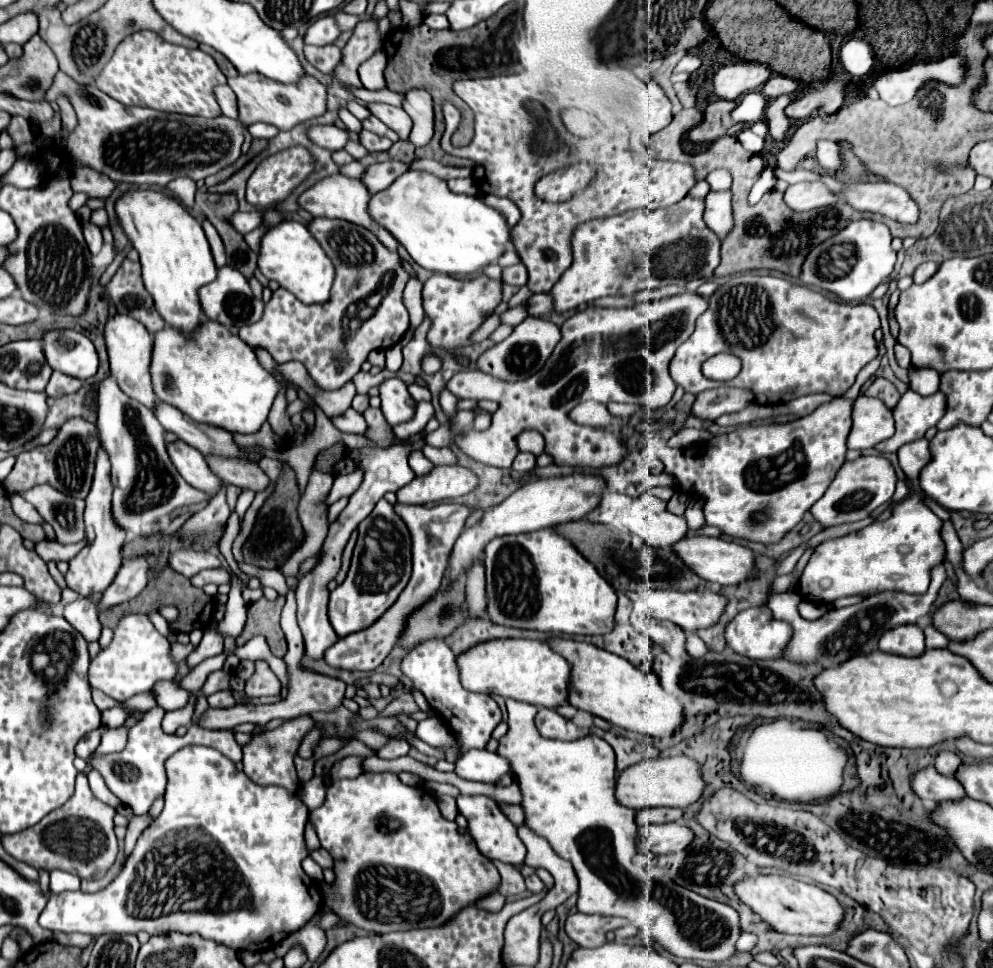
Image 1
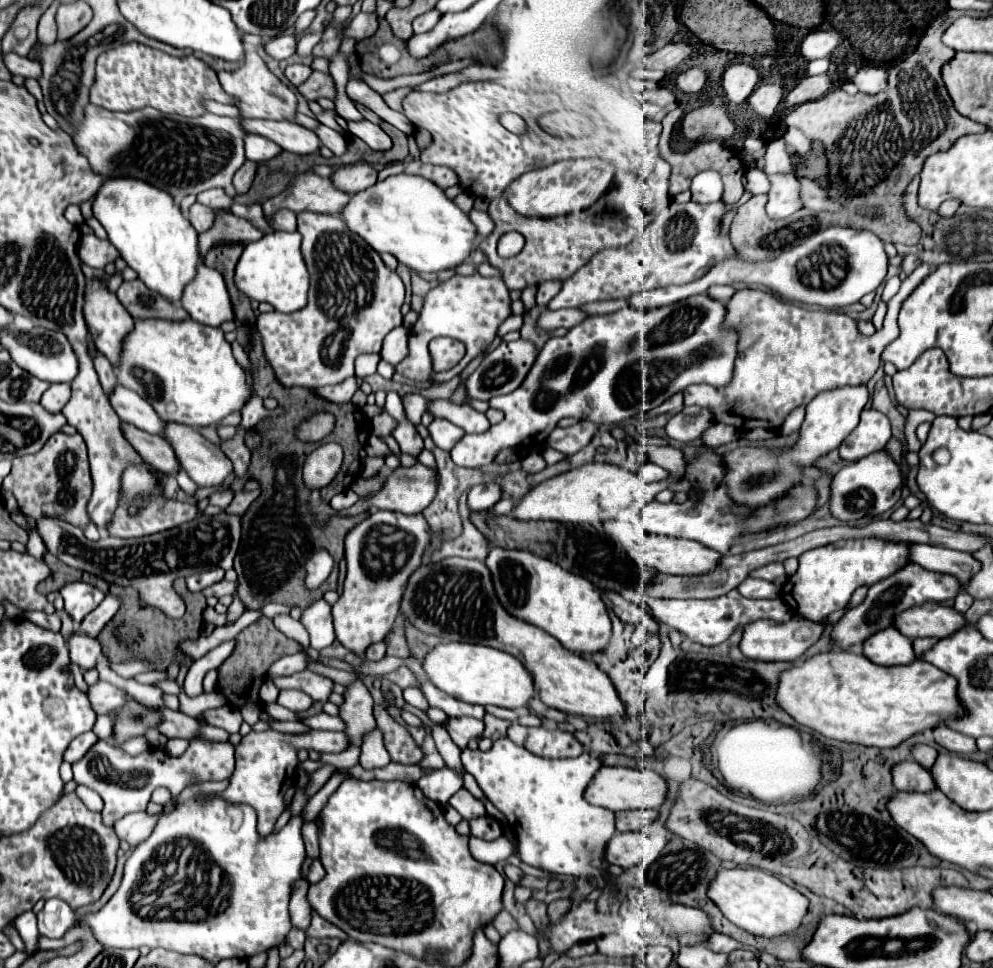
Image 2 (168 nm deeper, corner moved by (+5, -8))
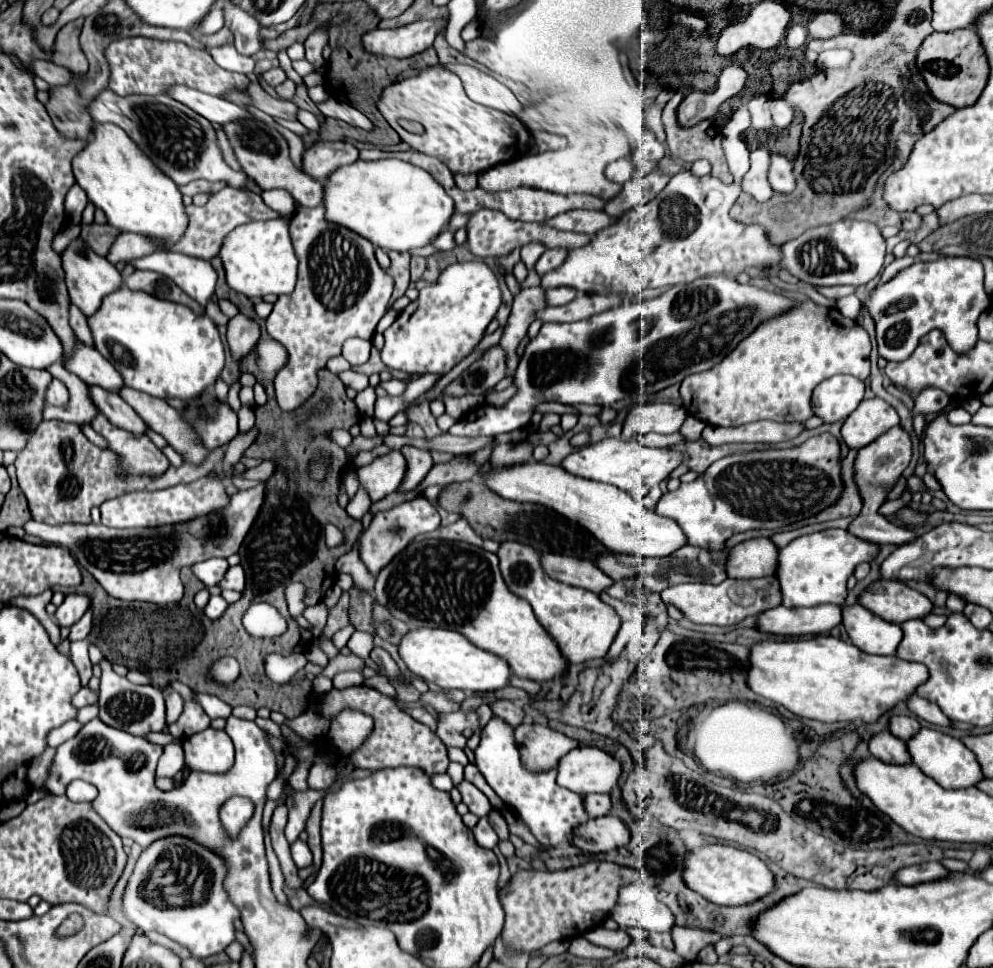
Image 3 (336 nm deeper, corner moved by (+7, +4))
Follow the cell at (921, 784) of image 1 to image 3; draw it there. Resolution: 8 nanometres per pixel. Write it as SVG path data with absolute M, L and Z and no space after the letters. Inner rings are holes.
M889 730L885 732L877 732L875 736L871 736L869 740L869 752L887 762L887 764L905 764L911 762L911 756L907 752L907 746L903 740L897 740Z

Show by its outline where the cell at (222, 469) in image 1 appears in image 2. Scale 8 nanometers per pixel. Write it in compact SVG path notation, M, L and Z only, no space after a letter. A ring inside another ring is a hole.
M167 424L167 440L175 448L183 470L199 486L217 486L233 472L233 464L223 450L203 438L195 428Z

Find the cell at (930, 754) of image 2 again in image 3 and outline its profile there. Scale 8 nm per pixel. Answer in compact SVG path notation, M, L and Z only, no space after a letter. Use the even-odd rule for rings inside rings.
M891 716L889 718L889 732L901 740L909 740L919 728L921 724L913 716Z

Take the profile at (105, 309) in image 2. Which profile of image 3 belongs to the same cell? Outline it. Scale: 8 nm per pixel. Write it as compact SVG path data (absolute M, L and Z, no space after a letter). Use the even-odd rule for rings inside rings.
M81 236L71 240L69 246L61 252L61 264L63 264L63 270L65 270L65 284L67 284L67 290L69 290L69 298L77 308L81 308L81 312L85 316L91 316L99 308L103 296L107 296L109 292L115 292L123 282L119 270L107 258L95 254L81 240Z

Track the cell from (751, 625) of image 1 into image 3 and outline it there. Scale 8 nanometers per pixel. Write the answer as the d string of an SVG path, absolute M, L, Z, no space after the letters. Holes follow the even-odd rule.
M819 604L813 608L785 608L777 606L771 608L769 612L759 614L757 628L769 634L779 634L779 636L811 636L811 634L829 634L831 628L841 624L841 612L833 604Z

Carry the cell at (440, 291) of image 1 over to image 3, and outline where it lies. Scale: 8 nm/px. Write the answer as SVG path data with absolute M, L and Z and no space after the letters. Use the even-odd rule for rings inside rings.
M479 260L449 264L439 280L425 286L419 292L419 298L385 330L381 358L387 368L403 370L407 374L447 374L475 350L499 306L501 290L487 264Z

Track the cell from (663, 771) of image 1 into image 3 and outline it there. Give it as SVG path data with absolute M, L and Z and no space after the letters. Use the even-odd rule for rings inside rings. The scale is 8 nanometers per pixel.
M577 746L557 762L555 770L557 784L571 792L609 794L619 780L621 764L599 748Z

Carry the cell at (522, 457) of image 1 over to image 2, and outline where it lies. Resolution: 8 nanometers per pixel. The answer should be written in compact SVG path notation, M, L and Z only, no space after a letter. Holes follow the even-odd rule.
M533 452L533 454L529 454L529 456L525 456L525 458L521 460L521 470L529 472L529 474L541 472L545 466L547 466L547 464L545 464L545 460L543 460L543 458L541 458L541 454L537 454L537 452Z

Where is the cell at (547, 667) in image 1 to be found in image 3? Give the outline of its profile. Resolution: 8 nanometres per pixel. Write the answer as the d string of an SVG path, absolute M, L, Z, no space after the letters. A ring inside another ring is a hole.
M417 628L409 630L399 642L399 656L407 668L423 678L427 684L437 684L443 690L459 688L469 692L489 692L499 690L509 684L511 670L507 662L491 652L473 646L463 634L443 628Z

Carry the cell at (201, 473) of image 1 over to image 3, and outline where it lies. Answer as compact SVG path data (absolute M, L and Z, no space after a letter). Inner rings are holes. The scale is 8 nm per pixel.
M89 386L89 398L91 402L101 408L103 416L119 426L119 428L125 428L129 432L135 432L135 434L143 434L145 432L145 424L143 420L137 416L137 412L125 404L125 400L121 400L117 394L105 390L105 388L99 388L99 386Z

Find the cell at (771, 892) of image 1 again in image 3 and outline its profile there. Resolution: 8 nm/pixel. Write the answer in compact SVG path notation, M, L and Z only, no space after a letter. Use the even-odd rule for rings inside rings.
M707 844L703 848L691 850L683 860L683 882L693 892L721 906L749 904L775 888L773 874L755 854L727 844Z

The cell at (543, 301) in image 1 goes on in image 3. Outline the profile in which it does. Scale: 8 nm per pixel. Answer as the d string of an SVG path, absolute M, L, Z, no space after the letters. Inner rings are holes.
M549 248L549 250L545 250L543 256L537 260L535 270L539 272L539 276L543 276L545 272L555 270L555 268L567 258L567 254L569 254L569 250L565 250L565 248Z

